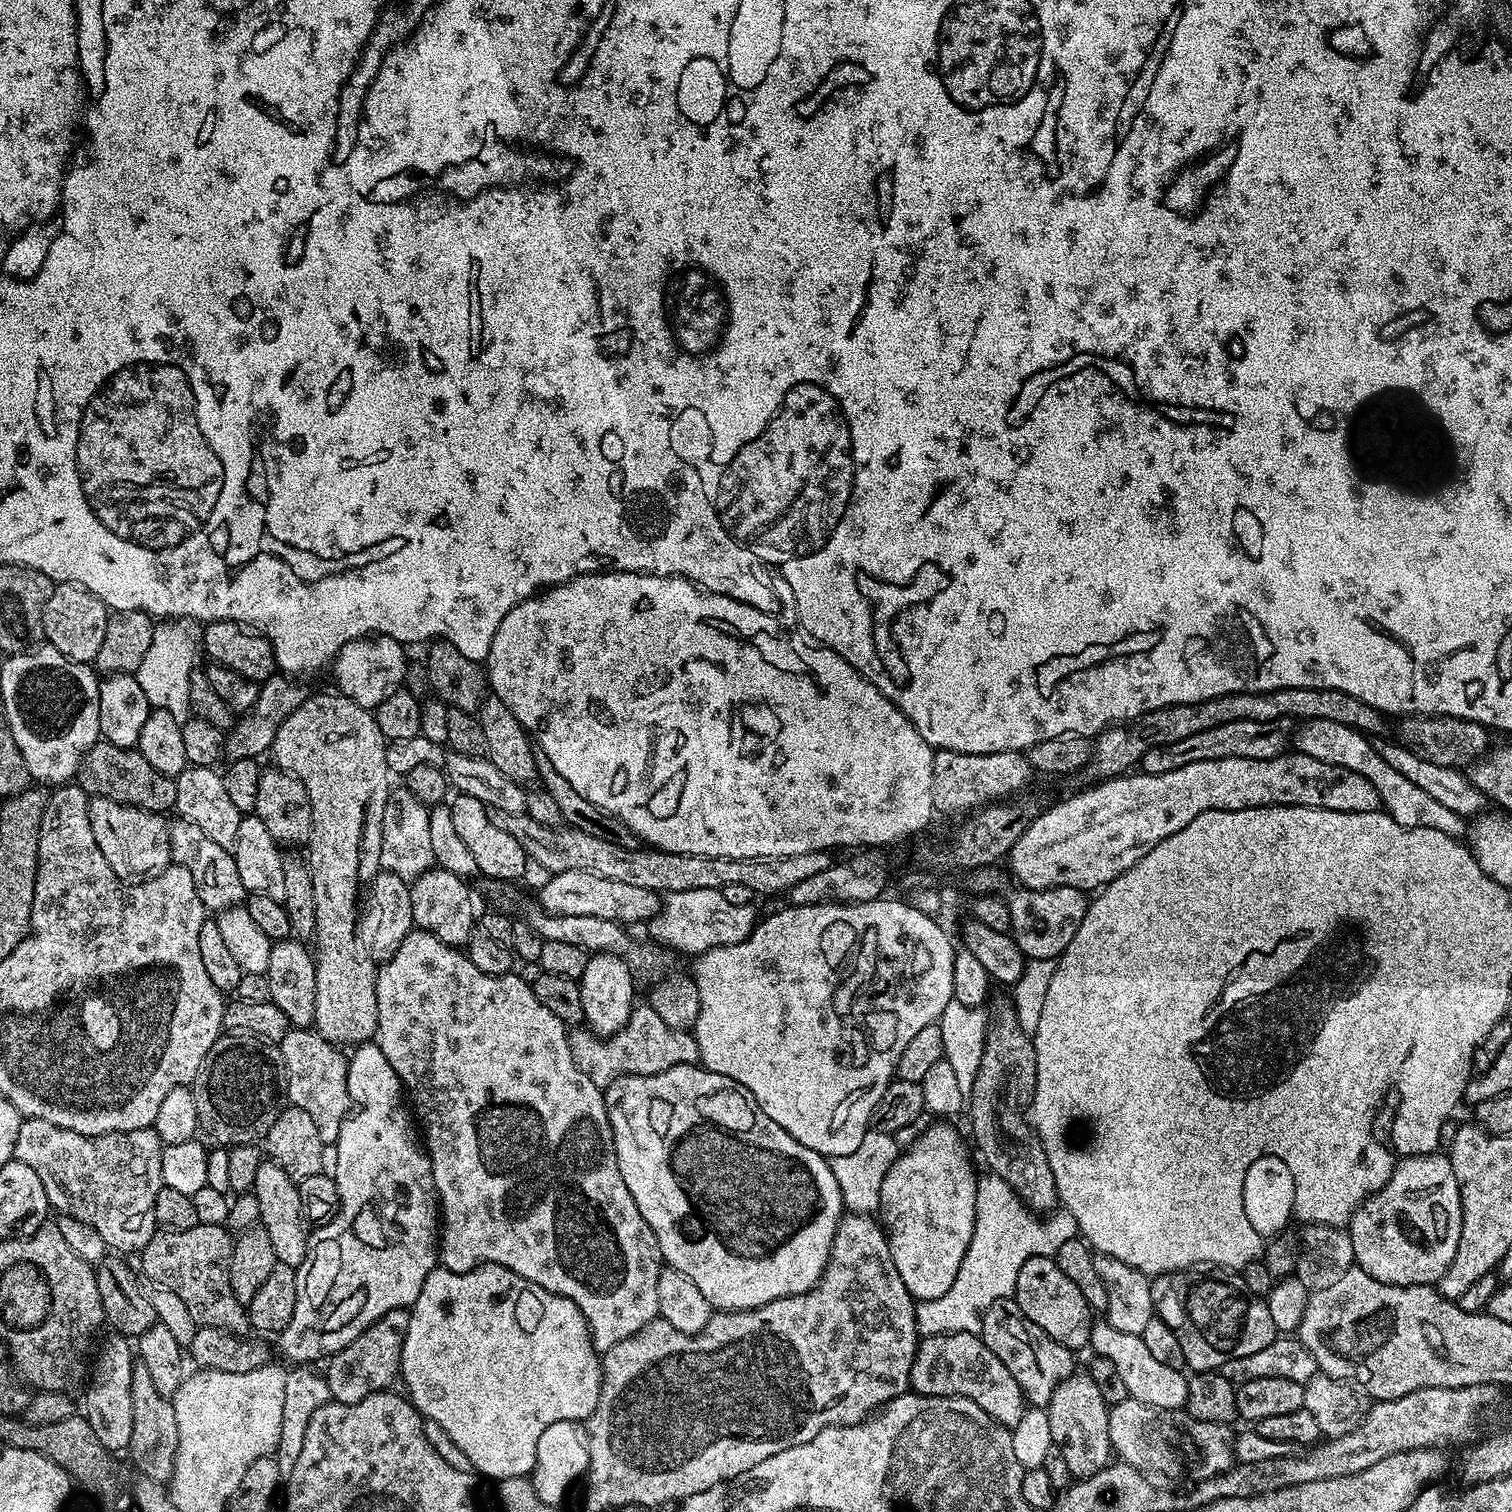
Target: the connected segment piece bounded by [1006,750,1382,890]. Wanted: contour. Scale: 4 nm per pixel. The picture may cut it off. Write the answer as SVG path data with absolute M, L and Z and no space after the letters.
M1295 750L1285 751L1283 756L1275 756L1269 760L1259 760L1258 758L1218 758L1210 762L1190 762L1190 766L1181 766L1178 770L1170 770L1170 774L1125 774L1117 776L1111 780L1093 783L1088 786L1085 792L1080 792L1077 796L1072 796L1069 800L1060 800L1056 805L1045 807L1038 818L1034 818L1034 822L1026 830L1026 834L1022 834L1022 838L1018 838L1018 842L1014 842L1011 852L1006 857L1006 864L1012 867L1012 872L1016 875L1015 883L1025 888L1061 888L1062 886L1070 886L1081 890L1099 890L1108 884L1114 878L1118 878L1126 870L1130 870L1130 866L1134 866L1146 854L1150 854L1150 850L1154 850L1154 846L1158 846L1158 842L1162 842L1166 838L1170 838L1170 834L1178 834L1178 830L1182 830L1190 822L1194 822L1194 818L1198 818L1198 814L1202 814L1206 810L1246 810L1247 808L1271 808L1277 804L1293 808L1294 806L1306 806L1307 808L1325 808L1326 810L1338 810L1339 812L1375 812L1381 807L1382 801L1378 790L1374 790L1374 786L1370 786L1370 782L1366 778L1362 778L1362 774L1354 774L1354 770L1346 770L1342 766L1334 766L1330 762L1318 762L1318 758L1310 758L1306 754Z

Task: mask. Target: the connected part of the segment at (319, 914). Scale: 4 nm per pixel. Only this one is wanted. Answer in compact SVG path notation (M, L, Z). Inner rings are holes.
M333 694L333 696L309 695L305 698L302 706L298 706L298 710L294 710L294 714L290 714L290 718L286 718L286 722L282 722L282 726L278 726L276 737L270 749L270 756L273 756L273 758L280 763L277 765L279 765L283 771L300 780L302 786L306 786L308 797L310 798L310 806L312 807L312 834L310 843L307 845L307 848L309 848L308 852L306 851L306 863L312 875L312 881L314 882L314 922L316 923L316 935L314 937L314 959L316 962L314 1028L315 1031L320 1033L322 1039L328 1040L337 1046L345 1046L344 1044L359 1046L371 1041L373 1037L375 1037L376 1027L378 1026L378 1002L376 1001L377 965L364 953L364 949L360 947L360 937L358 935L358 901L362 896L362 884L360 888L360 843L364 840L364 811L367 810L368 803L371 802L372 796L380 795L380 798L384 798L387 797L390 791L390 785L388 785L390 773L386 766L387 749L388 744L378 728L375 715L373 715L369 709L355 704L349 696L341 696L339 694Z

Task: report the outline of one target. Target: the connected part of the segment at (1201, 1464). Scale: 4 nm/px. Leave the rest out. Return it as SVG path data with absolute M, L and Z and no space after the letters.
M1131 1398L1111 1405L1108 1433L1112 1451L1123 1463L1160 1476L1185 1476L1192 1482L1220 1476L1234 1466L1234 1432L1229 1425L1202 1422L1184 1408L1146 1406Z

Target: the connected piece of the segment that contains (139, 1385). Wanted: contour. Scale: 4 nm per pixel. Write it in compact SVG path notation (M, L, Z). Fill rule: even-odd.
M137 1363L133 1370L130 1398L133 1400L133 1430L126 1456L132 1459L133 1466L148 1479L148 1482L171 1481L176 1471L174 1458L178 1448L178 1421L174 1418L174 1406L171 1399L158 1394L150 1374L146 1371L146 1366L142 1363Z

